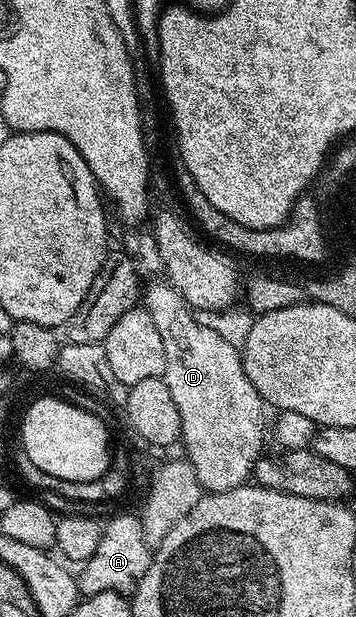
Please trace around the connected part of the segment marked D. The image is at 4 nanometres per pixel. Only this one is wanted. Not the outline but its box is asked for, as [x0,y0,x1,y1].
[141,282,263,492]

